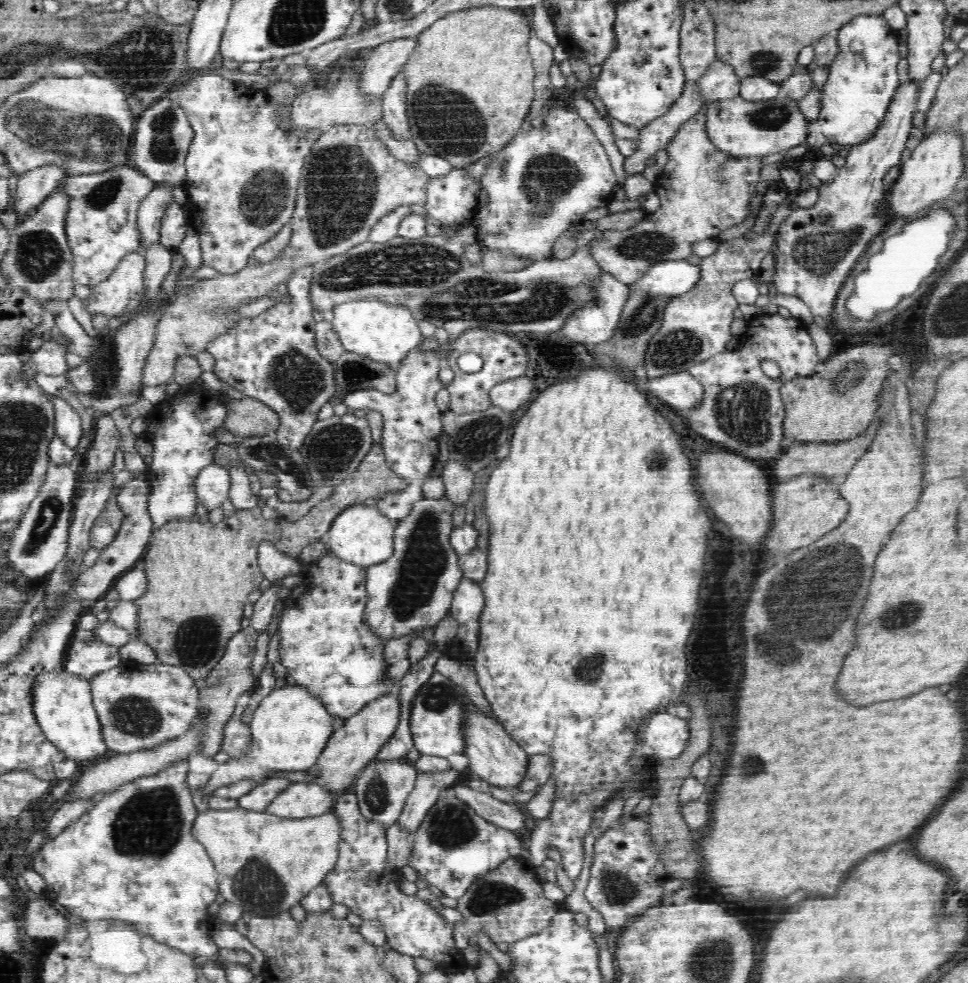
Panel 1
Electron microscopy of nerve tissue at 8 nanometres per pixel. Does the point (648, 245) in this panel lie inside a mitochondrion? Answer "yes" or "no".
yes

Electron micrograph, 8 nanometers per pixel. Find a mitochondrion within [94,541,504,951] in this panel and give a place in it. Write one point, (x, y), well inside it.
(149, 825)

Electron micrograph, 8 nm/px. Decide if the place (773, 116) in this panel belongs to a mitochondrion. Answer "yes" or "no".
yes

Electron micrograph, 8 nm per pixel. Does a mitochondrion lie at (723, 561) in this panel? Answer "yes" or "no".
no

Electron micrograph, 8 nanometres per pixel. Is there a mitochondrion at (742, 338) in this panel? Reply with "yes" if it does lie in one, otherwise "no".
no

